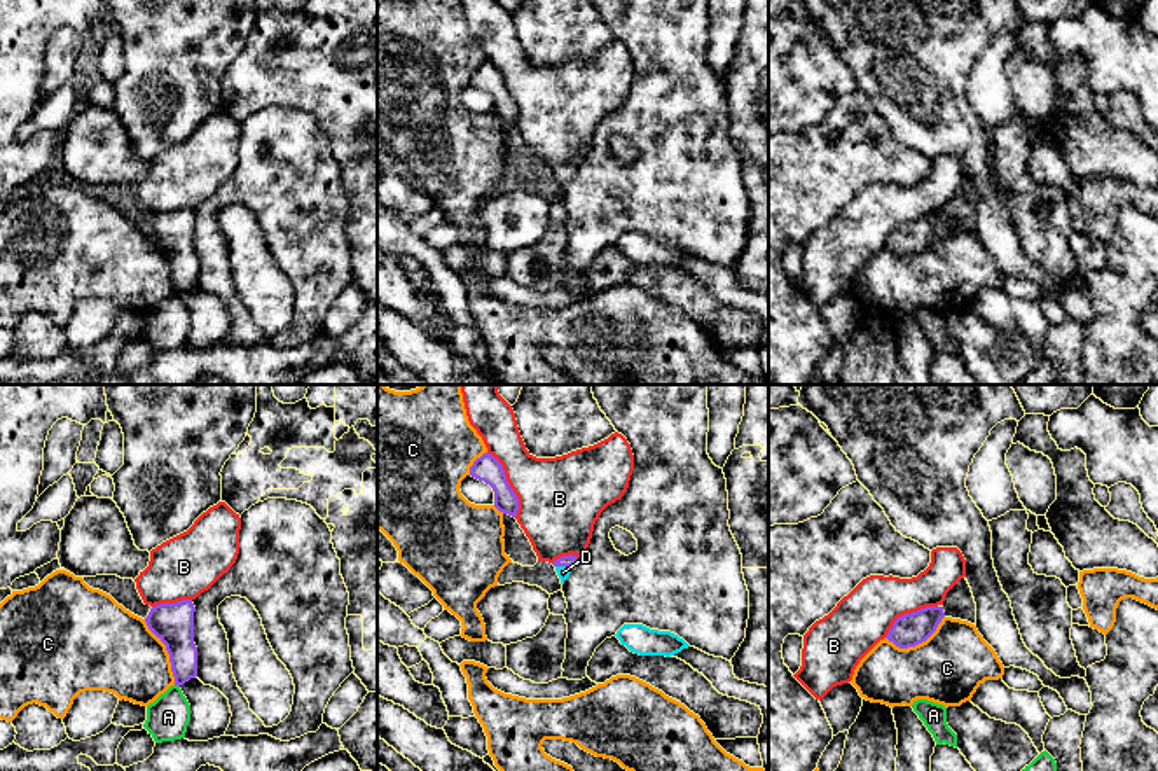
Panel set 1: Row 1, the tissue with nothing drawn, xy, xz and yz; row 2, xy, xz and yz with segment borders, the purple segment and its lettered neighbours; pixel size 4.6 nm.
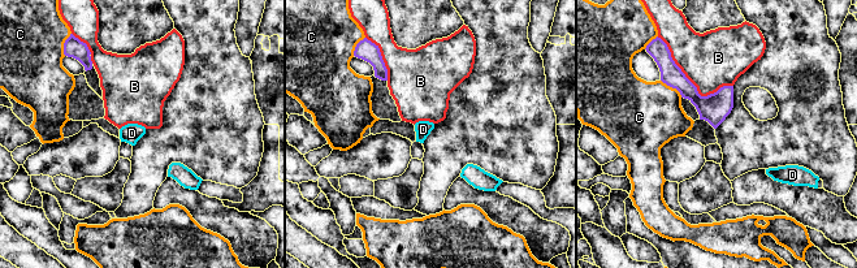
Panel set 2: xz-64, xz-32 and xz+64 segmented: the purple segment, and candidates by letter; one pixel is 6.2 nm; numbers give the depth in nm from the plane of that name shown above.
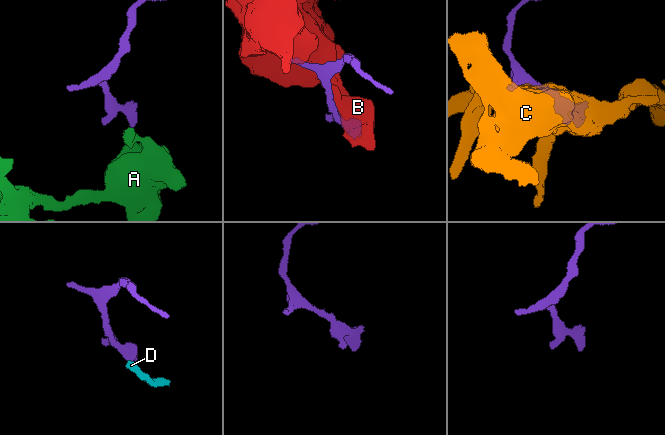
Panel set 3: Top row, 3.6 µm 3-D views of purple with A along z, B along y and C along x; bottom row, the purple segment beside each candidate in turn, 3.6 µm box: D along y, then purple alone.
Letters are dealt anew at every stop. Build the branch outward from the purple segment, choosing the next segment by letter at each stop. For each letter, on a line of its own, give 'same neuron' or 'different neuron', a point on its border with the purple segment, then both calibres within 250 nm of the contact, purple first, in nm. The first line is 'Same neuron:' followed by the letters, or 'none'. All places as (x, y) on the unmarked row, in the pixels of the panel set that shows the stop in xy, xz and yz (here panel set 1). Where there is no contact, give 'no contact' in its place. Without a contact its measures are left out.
Same neuron: D
A: different neuron; contact xy (177, 292); calibres 160 and 190 nm
B: different neuron; contact xz (509, 93); calibres 120 and 380 nm
C: different neuron; contact xy (168, 261); calibres 190 and 380 nm
D: same neuron; contact xz (565, 173); calibres 60 and 60 nm

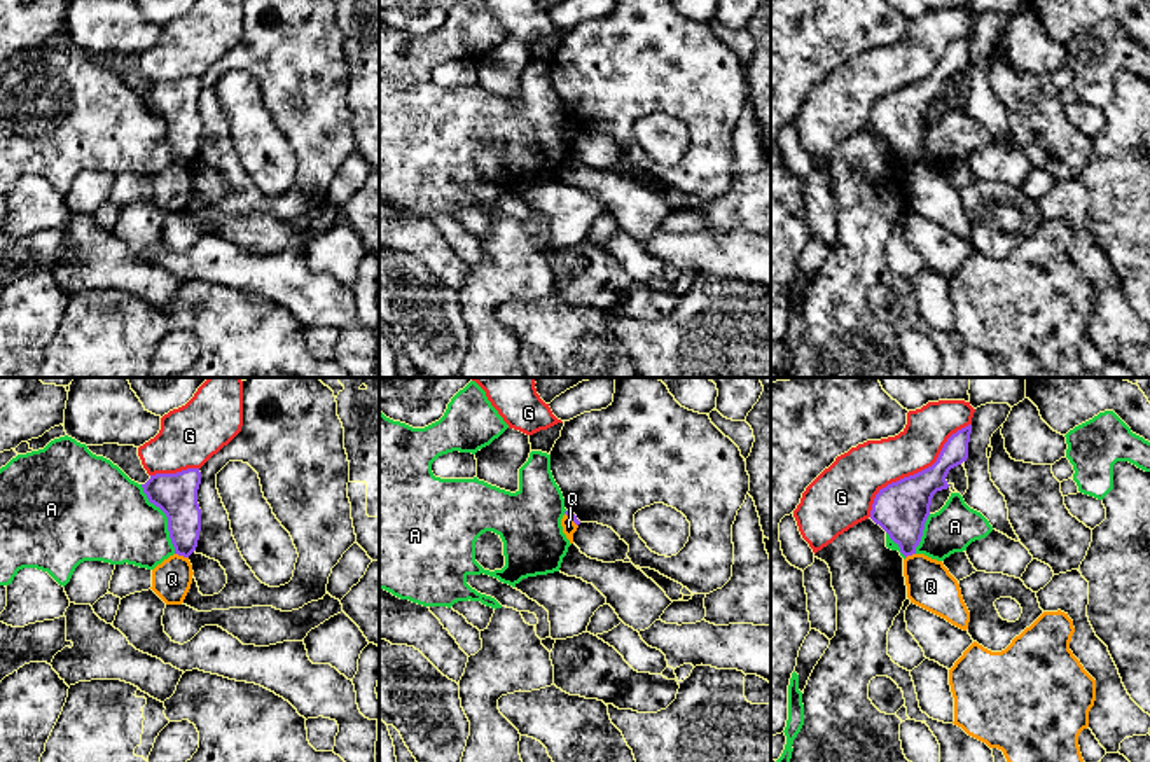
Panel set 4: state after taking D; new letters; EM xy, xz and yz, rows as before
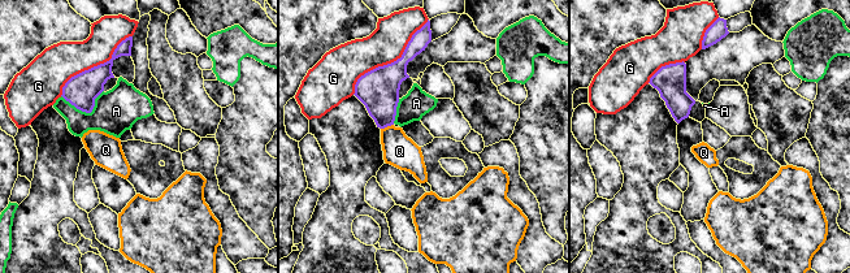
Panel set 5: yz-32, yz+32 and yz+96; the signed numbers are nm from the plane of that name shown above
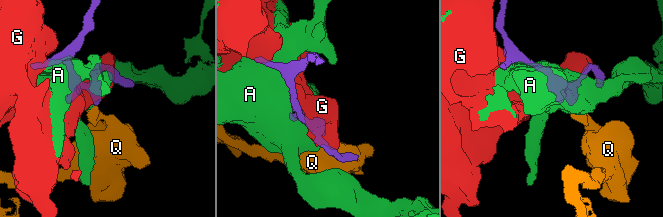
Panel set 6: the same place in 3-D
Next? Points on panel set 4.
Same neuron: none
A: different neuron; contact xy (166, 124); calibres 190 and 380 nm
G: different neuron; contact yz (918, 81); calibres 240 and 220 nm
Q: different neuron; contact xy (182, 163); calibres 180 and 180 nm

